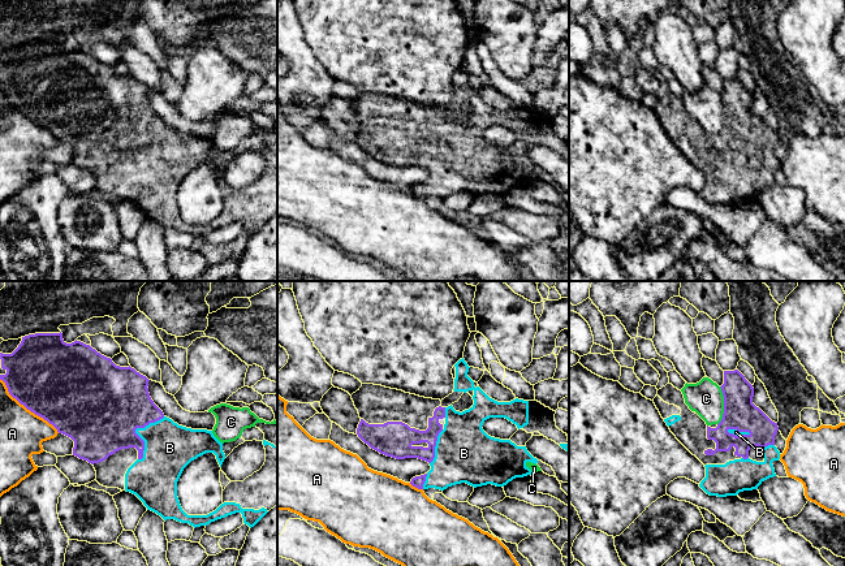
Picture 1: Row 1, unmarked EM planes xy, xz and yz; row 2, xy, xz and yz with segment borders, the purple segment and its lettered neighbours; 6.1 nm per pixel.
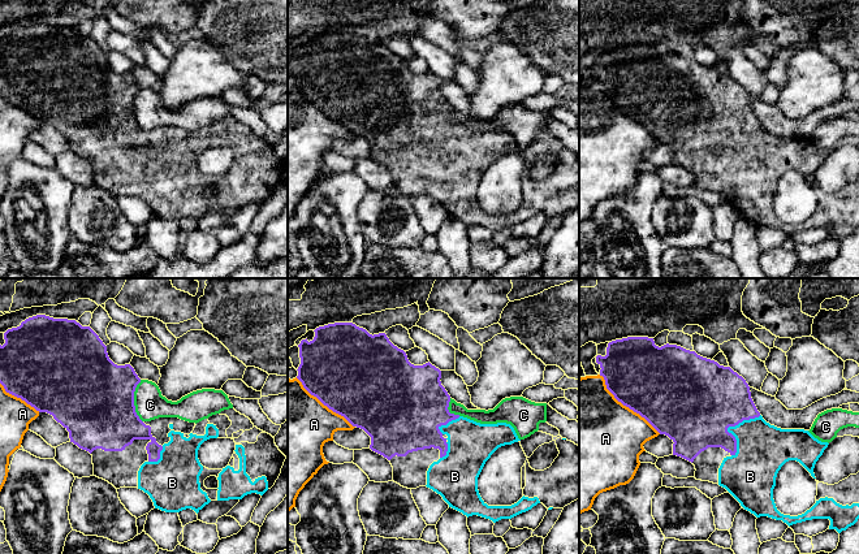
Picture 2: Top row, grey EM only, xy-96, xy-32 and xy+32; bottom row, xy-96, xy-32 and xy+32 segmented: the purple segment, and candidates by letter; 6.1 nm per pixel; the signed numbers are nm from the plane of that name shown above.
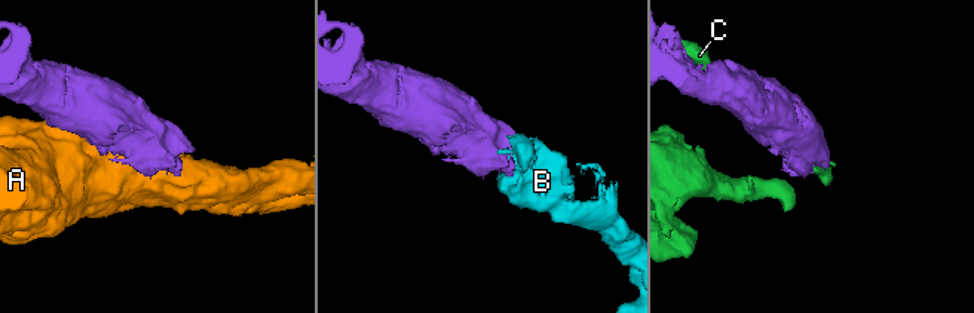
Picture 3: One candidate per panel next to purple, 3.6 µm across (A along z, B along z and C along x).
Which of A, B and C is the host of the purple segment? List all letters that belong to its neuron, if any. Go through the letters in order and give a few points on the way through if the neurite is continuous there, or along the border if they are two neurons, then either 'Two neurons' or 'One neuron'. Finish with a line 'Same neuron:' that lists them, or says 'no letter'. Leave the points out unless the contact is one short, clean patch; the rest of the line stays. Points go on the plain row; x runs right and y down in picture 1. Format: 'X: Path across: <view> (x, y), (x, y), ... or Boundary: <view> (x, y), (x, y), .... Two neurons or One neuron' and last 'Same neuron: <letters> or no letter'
A: Two neurons
B: One neuron
C: Two neurons
Same neuron: B

